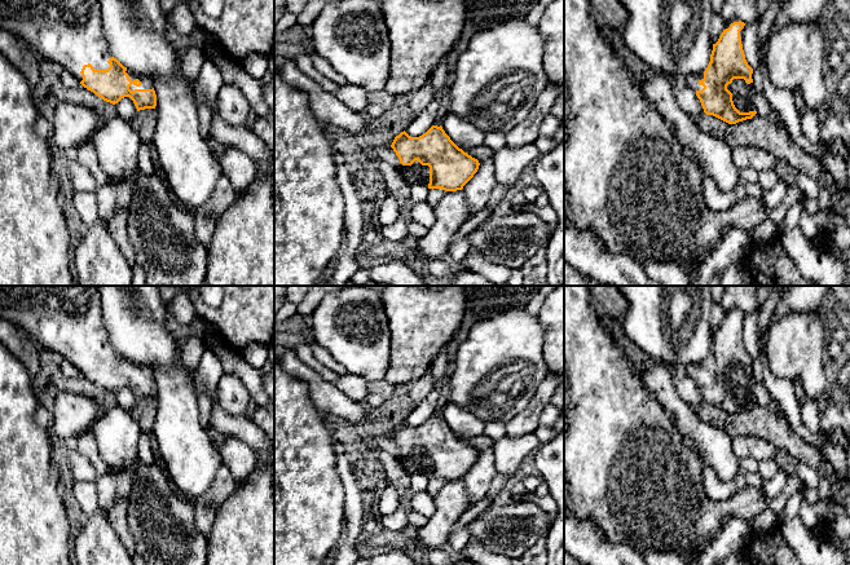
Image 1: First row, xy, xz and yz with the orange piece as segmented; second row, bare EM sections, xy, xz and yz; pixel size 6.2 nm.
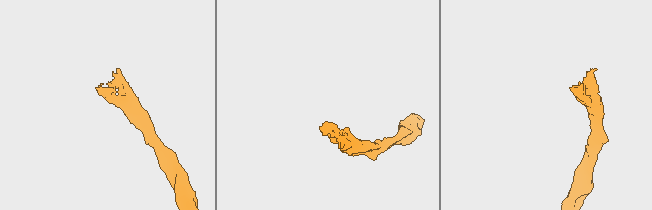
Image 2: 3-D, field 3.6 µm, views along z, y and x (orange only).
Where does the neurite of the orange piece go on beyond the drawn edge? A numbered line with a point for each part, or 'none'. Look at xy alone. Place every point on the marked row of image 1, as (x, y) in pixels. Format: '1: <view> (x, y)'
1: xy (146, 82)

